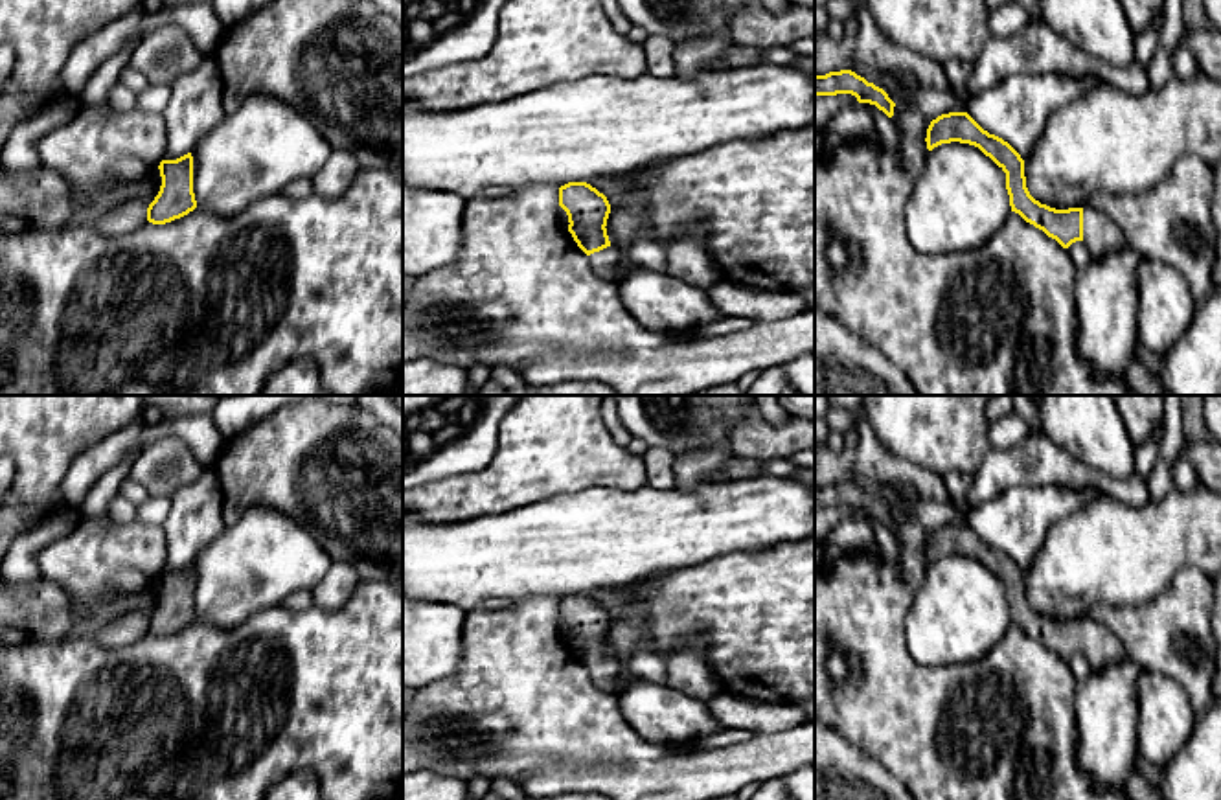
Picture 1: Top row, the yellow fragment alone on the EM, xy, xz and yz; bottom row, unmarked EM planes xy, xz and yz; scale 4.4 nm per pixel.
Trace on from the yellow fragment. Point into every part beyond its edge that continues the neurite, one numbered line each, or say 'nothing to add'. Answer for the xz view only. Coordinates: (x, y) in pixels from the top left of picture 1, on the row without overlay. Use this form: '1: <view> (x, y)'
1: xz (604, 675)

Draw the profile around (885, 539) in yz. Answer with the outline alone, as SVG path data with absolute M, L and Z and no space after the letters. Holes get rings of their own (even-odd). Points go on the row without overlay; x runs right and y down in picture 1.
M875 517L870 519L870 524L873 528L873 537L875 544L879 548L879 554L888 561L888 563L897 563L899 557L899 548L897 541L892 530L888 530L883 522L879 522Z

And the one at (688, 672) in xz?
M702 638L695 644L666 655L668 686L688 697L708 703L725 690L719 677L708 668L702 653Z

